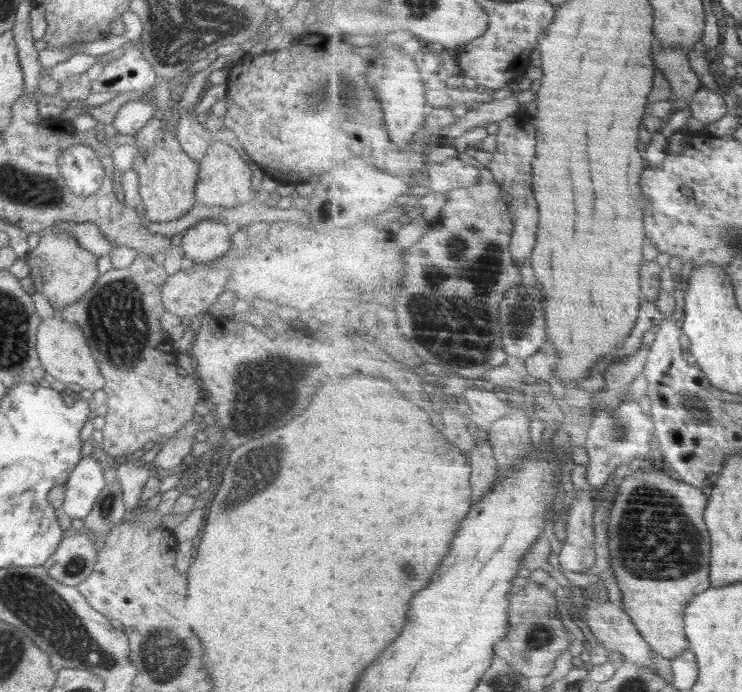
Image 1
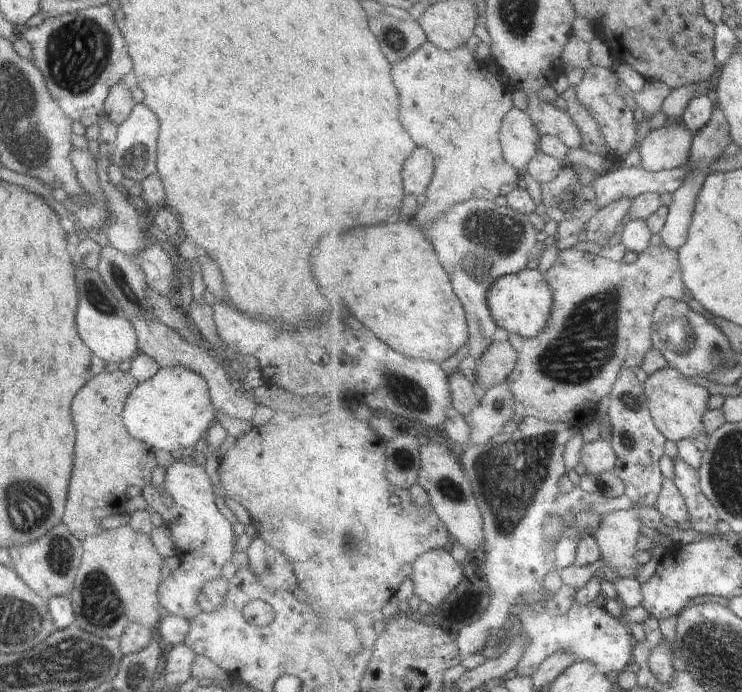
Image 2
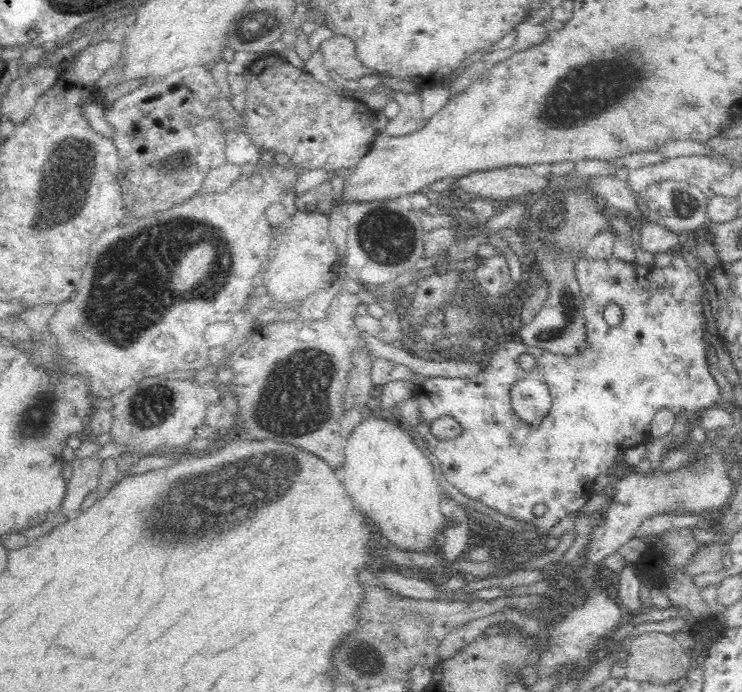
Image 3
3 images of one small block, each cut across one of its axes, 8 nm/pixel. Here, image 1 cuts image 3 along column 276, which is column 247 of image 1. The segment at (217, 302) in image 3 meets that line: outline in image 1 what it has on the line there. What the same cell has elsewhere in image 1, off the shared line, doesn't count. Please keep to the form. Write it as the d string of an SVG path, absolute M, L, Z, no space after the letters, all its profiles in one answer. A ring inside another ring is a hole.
M220 136L214 138L214 142L207 150L205 157L199 162L197 184L195 187L195 198L197 204L204 206L222 206L232 208L232 206L244 205L255 202L257 197L250 188L250 177L252 168L246 163L246 158L241 151L228 145Z

